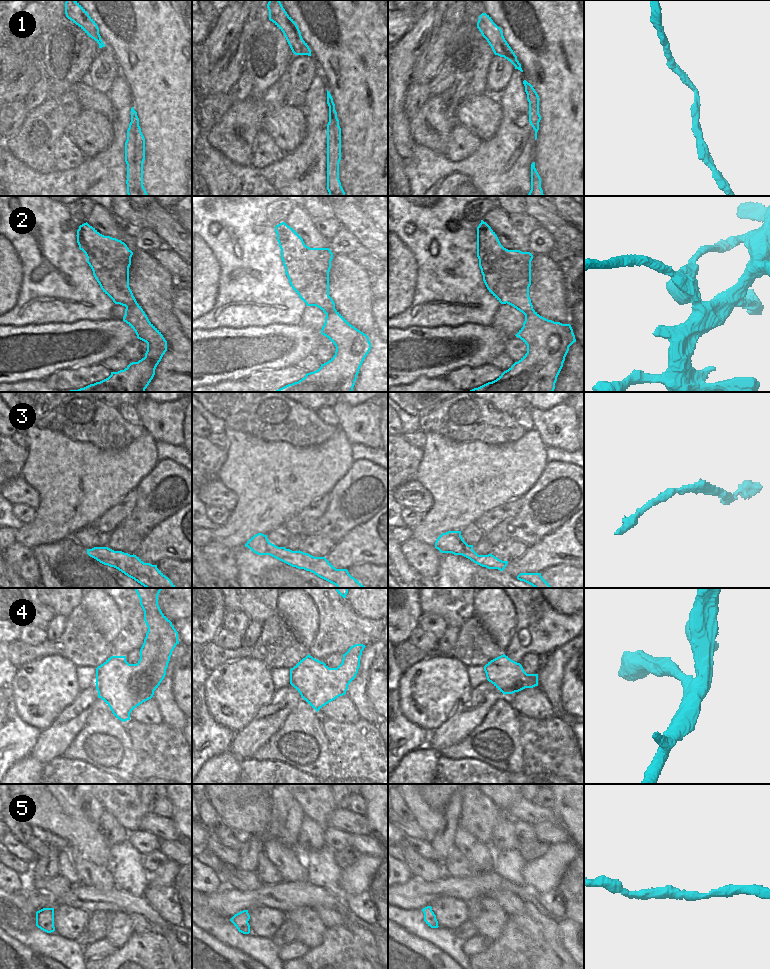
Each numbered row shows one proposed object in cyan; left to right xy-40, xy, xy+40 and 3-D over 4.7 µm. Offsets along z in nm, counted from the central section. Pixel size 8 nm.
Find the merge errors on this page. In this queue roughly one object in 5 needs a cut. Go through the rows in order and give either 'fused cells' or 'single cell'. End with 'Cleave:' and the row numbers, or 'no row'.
1: single cell
2: fused cells
3: single cell
4: single cell
5: single cell
Cleave: 2

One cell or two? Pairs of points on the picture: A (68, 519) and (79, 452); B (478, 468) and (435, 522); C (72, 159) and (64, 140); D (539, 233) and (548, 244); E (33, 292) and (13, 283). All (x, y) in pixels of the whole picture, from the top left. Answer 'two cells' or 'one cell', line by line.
A: one cell
B: one cell
C: one cell
D: one cell
E: two cells

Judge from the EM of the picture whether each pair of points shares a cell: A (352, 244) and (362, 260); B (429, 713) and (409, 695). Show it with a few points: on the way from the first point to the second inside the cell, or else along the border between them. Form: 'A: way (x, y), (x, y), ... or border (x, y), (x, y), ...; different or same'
A: border (359, 245), (348, 255); different
B: way (426, 708), (414, 696); same

